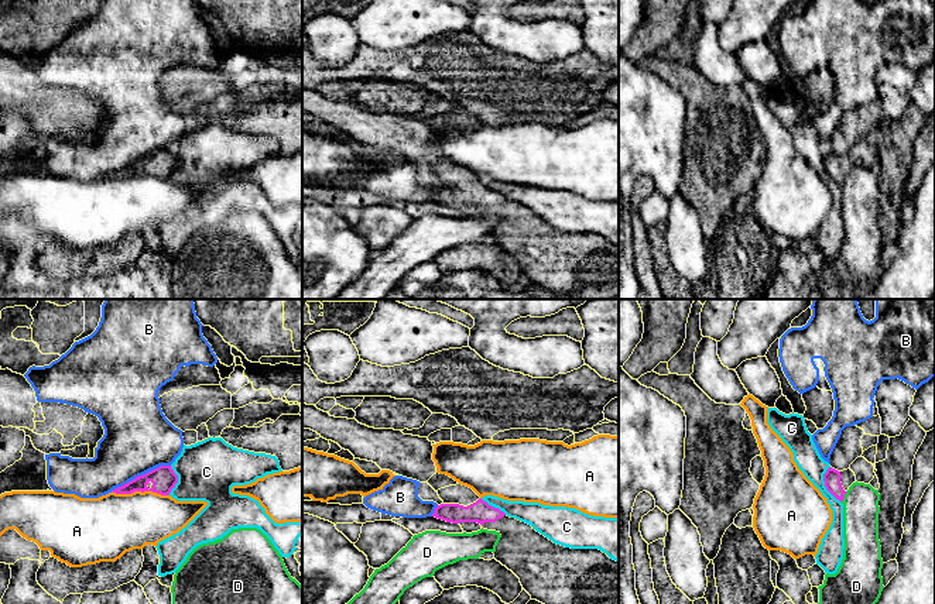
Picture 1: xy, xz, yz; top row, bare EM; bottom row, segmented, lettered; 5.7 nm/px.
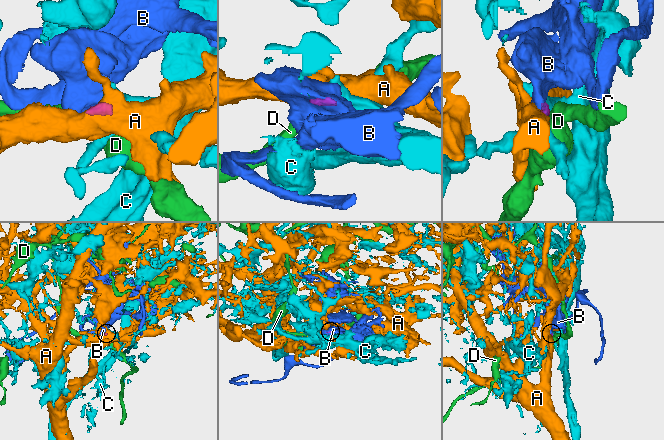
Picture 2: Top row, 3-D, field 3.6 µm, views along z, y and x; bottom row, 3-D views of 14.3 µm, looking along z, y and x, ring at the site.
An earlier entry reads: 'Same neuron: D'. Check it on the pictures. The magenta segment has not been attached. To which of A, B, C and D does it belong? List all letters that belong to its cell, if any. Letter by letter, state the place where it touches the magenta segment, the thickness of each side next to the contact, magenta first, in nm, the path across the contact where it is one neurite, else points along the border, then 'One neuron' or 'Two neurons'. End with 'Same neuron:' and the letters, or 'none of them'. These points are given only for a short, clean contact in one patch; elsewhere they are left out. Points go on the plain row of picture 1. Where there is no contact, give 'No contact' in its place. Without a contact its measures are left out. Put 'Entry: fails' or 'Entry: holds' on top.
Entry: fails
A: Touches magenta at xy (140, 174). Thickness 140 nm (magenta) against 340 nm. Boundary: xy (112, 175), (156, 175), (168, 179). Two neurons
B: Touches magenta at xy (140, 160). Thickness 140 nm (magenta) against 380 nm. Boundary: xy (170, 148), (154, 151), (112, 174). Two neurons
C: Touches magenta at yz (825, 168). Thickness 100 nm (magenta) against 140 nm. Boundary: yz (829, 150), (824, 158), (824, 170), (841, 186). Two neurons
D: Touches magenta at yz (843, 181). Thickness 100 nm (magenta) against 200 nm. Boundary: yz (846, 175), (841, 185). Two neurons
Same neuron: none of them

